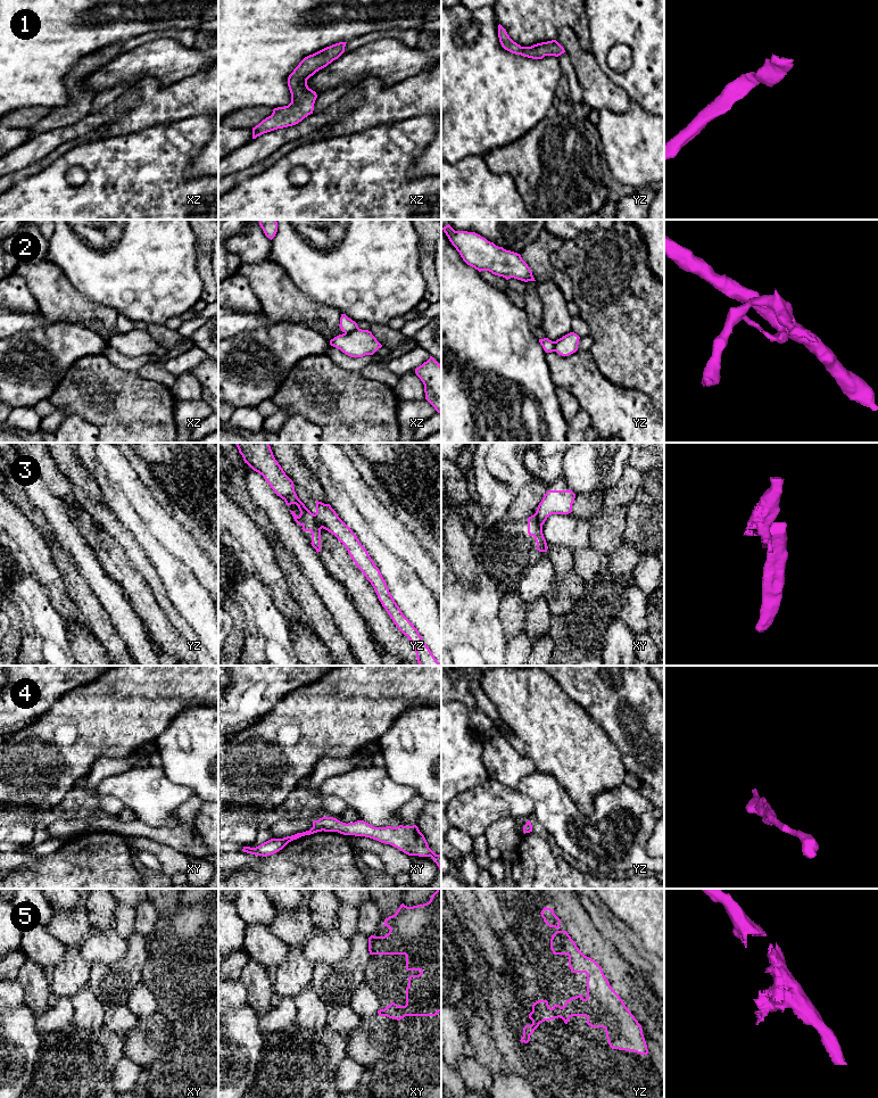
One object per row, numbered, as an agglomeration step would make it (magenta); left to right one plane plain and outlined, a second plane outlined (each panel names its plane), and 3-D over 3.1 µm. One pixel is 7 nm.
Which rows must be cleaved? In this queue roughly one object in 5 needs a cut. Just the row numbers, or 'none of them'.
2, 3

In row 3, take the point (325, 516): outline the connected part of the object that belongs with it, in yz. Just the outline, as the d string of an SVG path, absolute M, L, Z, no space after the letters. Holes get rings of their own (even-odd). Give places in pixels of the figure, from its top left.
M316 501L315 518L323 529L334 535L347 548L348 554L357 568L373 586L379 601L392 619L396 627L412 642L416 652L417 663L420 666L440 666L428 645L424 643L419 630L403 614L391 596L379 568L368 555L366 548L359 543L353 530L338 517L330 504Z

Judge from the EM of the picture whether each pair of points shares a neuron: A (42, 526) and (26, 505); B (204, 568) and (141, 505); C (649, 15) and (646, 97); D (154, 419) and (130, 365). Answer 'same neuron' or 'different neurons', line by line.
A: same neuron
B: same neuron
C: same neuron
D: different neurons

